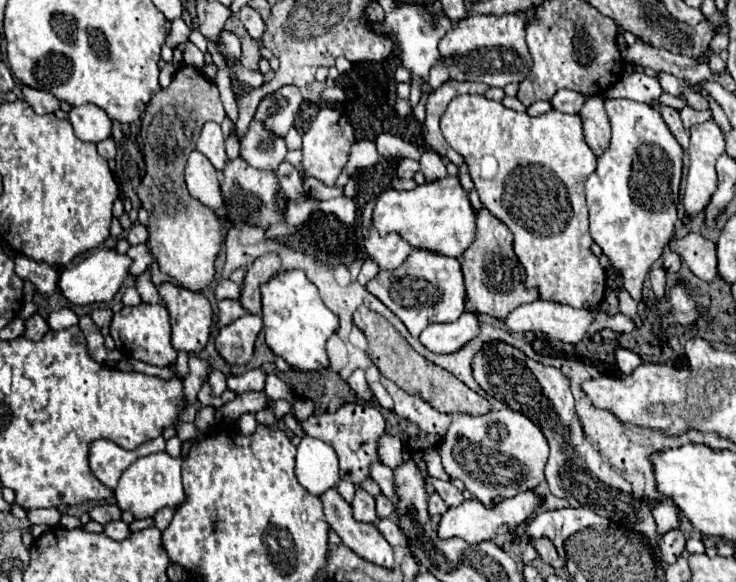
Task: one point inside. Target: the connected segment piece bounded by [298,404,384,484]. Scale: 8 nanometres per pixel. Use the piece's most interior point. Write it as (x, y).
(352, 430)

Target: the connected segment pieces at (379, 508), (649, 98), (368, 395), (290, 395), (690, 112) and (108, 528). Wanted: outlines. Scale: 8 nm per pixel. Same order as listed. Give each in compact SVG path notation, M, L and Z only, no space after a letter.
M378 494L376 496L376 514L380 518L388 518L392 512L394 512L394 504L384 494Z
M634 72L634 74L624 74L614 86L610 86L604 96L606 98L630 98L636 102L646 102L650 104L663 93L660 82L656 78L646 76L644 72Z
M354 370L352 376L350 376L346 382L350 384L350 388L352 388L360 398L364 398L364 400L372 400L372 398L374 398L374 394L370 392L368 382L366 382L366 378L364 378L364 370Z
M268 374L268 378L266 378L266 388L264 388L266 392L268 392L268 396L272 398L272 400L286 400L286 402L290 402L290 404L294 404L298 398L296 398L296 394L292 392L292 388L288 386L288 384L284 384L278 376L274 376L274 374Z
M684 108L684 110L680 112L680 118L682 118L682 122L684 122L684 128L688 130L690 126L700 124L700 122L712 118L712 114L710 114L710 110L706 110L706 112L698 112L698 110L694 110L694 108Z
M112 520L104 524L104 534L112 540L124 540L130 534L130 530L128 530L128 524L124 524L122 520Z

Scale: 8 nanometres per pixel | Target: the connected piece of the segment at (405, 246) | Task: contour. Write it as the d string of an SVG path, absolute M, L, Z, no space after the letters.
M370 230L370 236L364 242L364 246L366 246L366 252L370 254L370 258L382 270L398 268L412 252L412 246L408 242L404 242L400 236L388 234L382 238L376 230Z

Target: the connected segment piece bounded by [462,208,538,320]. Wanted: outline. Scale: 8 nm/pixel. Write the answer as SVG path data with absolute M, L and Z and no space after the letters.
M486 208L478 212L476 238L462 256L462 274L464 274L466 296L470 306L476 312L484 312L500 320L504 320L520 304L534 302L538 298L536 290L524 288L526 276L524 276L522 264L516 260L512 250L512 232L504 222L500 222Z

